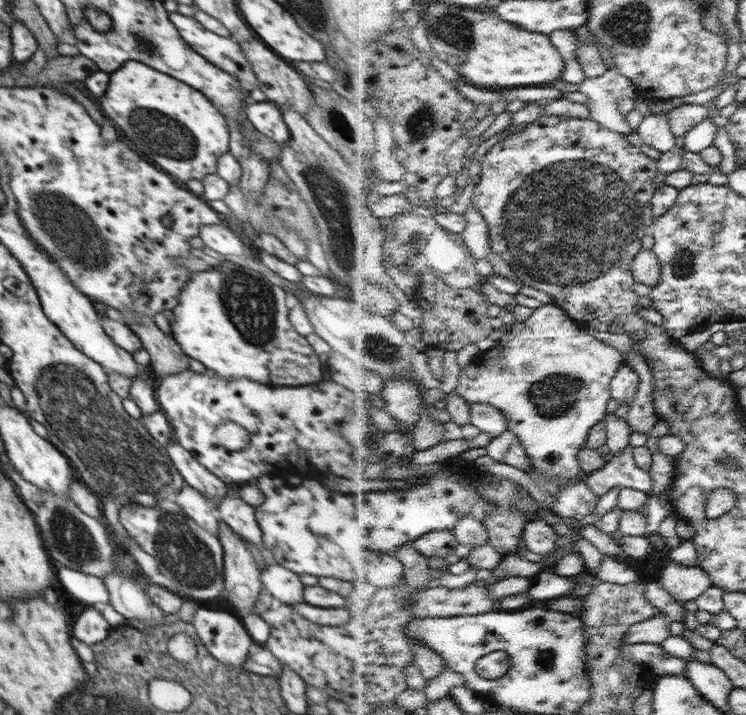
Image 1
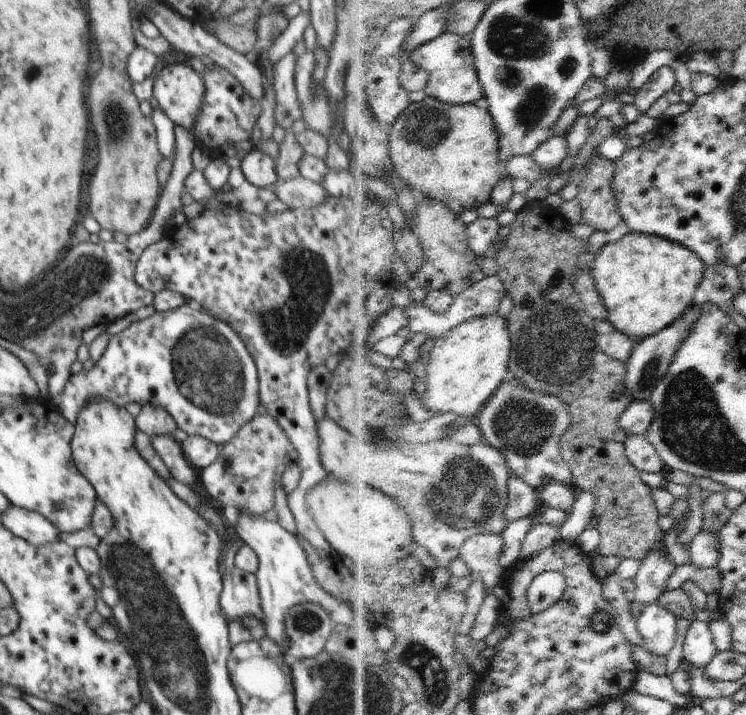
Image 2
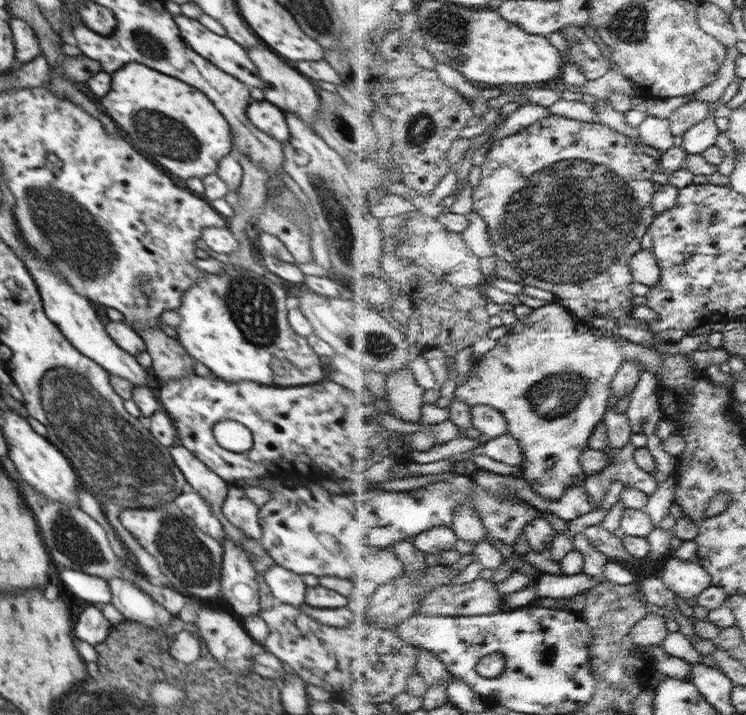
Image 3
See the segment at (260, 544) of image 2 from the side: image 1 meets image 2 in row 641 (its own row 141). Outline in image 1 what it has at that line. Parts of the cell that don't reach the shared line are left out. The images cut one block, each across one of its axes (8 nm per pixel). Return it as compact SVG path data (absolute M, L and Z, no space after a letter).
M270 101L254 102L246 108L246 116L255 130L282 145L290 139L289 130L277 106Z

